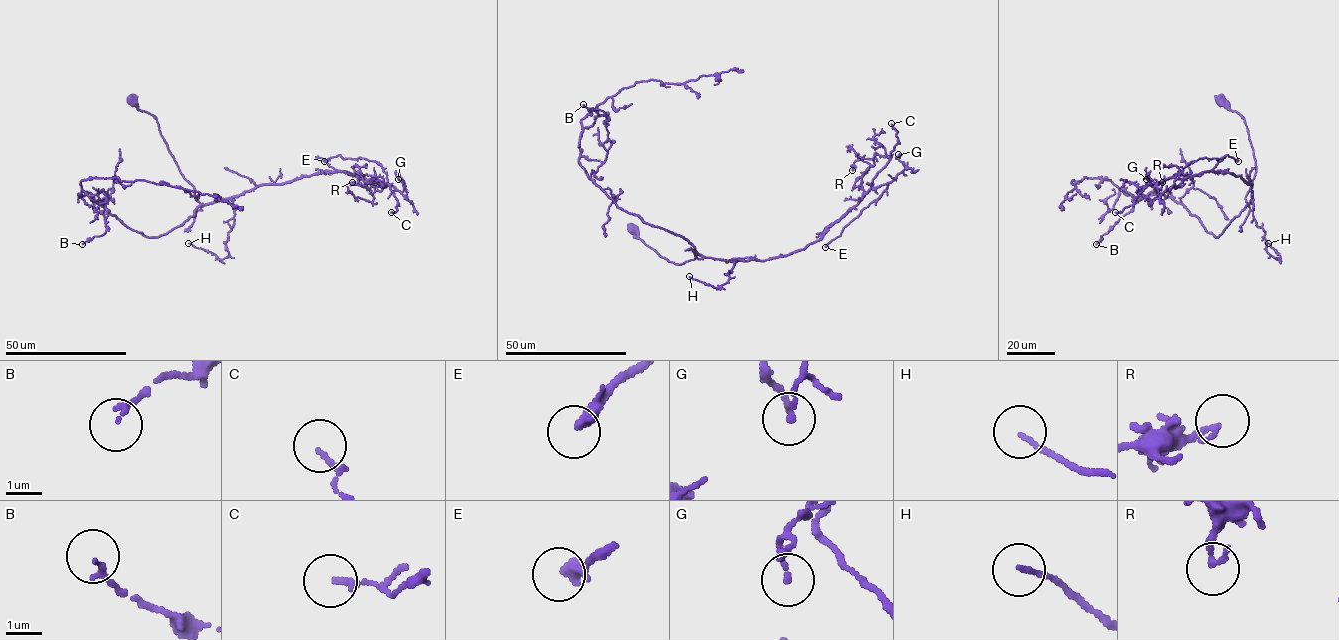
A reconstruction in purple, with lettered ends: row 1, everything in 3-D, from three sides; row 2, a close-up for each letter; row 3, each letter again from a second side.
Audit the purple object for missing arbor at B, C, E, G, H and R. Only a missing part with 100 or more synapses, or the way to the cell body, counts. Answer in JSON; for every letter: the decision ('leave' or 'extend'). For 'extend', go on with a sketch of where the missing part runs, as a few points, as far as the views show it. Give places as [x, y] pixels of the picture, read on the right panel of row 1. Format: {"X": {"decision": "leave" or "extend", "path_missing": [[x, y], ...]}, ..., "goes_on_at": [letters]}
{"B": {"decision": "leave"}, "C": {"decision": "leave"}, "E": {"decision": "leave"}, "G": {"decision": "leave"}, "H": {"decision": "leave"}, "R": {"decision": "leave"}, "goes_on_at": []}

